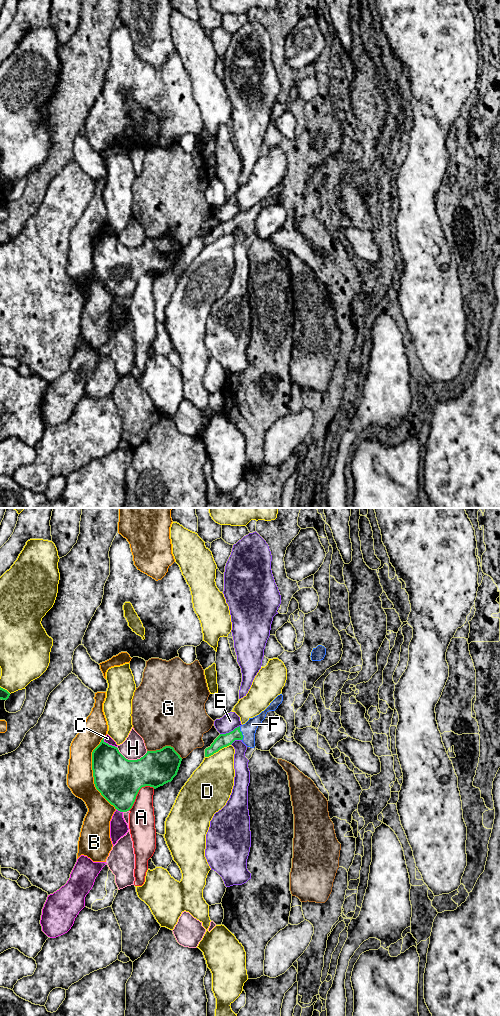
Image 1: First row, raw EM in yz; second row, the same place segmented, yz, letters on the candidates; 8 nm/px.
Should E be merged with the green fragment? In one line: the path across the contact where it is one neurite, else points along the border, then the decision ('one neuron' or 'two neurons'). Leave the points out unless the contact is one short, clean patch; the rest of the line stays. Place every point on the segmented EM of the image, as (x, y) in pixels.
along yz (239, 725), (228, 732), (220, 734) | two neurons

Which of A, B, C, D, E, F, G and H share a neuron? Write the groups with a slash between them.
A / B / C / D / E / F / G / H

